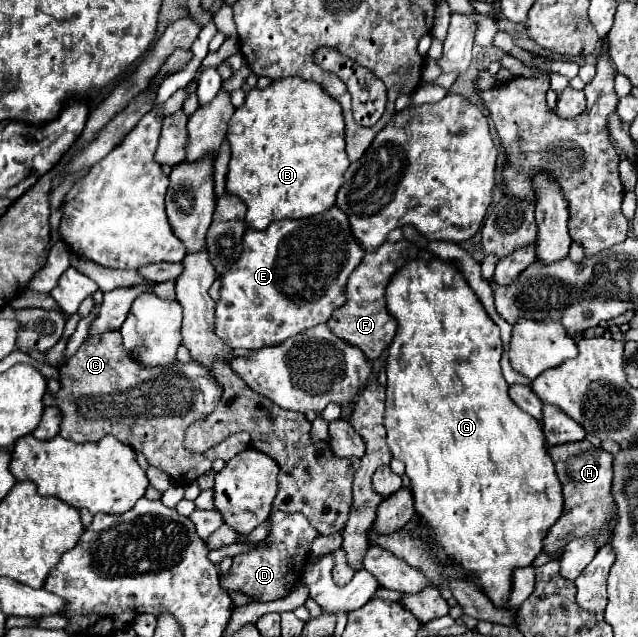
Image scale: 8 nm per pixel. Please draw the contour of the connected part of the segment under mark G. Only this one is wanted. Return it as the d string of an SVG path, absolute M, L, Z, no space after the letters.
M413 259L407 261L401 269L395 271L391 277L387 289L385 289L385 305L389 315L397 321L397 335L393 343L389 345L389 357L385 363L387 369L387 399L385 399L385 429L387 429L387 445L391 449L391 455L405 463L405 473L411 479L411 493L415 499L415 511L423 517L425 523L431 525L435 531L435 537L439 539L439 545L445 549L445 553L453 559L457 559L467 571L479 577L483 593L491 597L493 603L499 603L503 607L503 599L507 599L507 591L511 591L511 571L515 567L531 565L531 561L541 553L541 541L547 535L547 527L559 519L563 511L563 495L561 495L561 483L555 475L555 467L551 457L545 449L543 439L543 427L537 419L515 407L511 397L507 395L509 385L505 383L499 367L501 359L501 337L499 327L485 311L483 303L475 295L475 291L469 287L467 279L463 277L461 269L455 265L455 261L443 261L443 259Z

